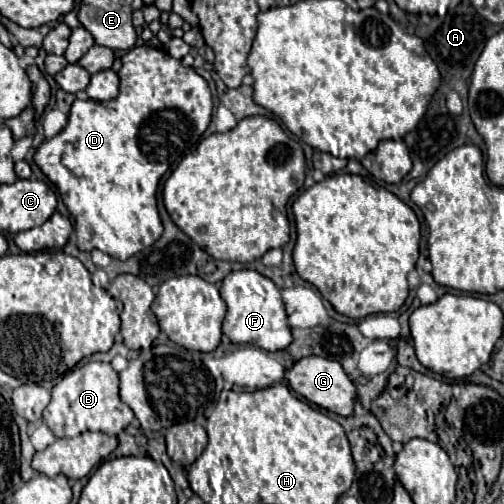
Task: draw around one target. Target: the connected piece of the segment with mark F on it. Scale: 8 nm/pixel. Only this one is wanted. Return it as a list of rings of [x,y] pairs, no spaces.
[[[252,269],[234,271],[222,281],[220,295],[228,305],[228,313],[222,323],[222,333],[232,343],[256,345],[264,351],[282,351],[292,343],[292,333],[288,325],[288,315],[280,297],[280,289],[268,277]]]

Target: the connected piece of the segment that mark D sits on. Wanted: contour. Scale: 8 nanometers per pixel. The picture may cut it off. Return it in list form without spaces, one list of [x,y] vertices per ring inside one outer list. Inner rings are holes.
[[[138,45],[122,57],[118,77],[118,97],[106,103],[74,101],[68,125],[38,147],[34,161],[58,187],[74,217],[80,251],[100,249],[126,261],[160,239],[164,231],[156,205],[160,179],[172,169],[170,155],[176,159],[186,153],[208,129],[212,95],[194,69],[148,45]]]

